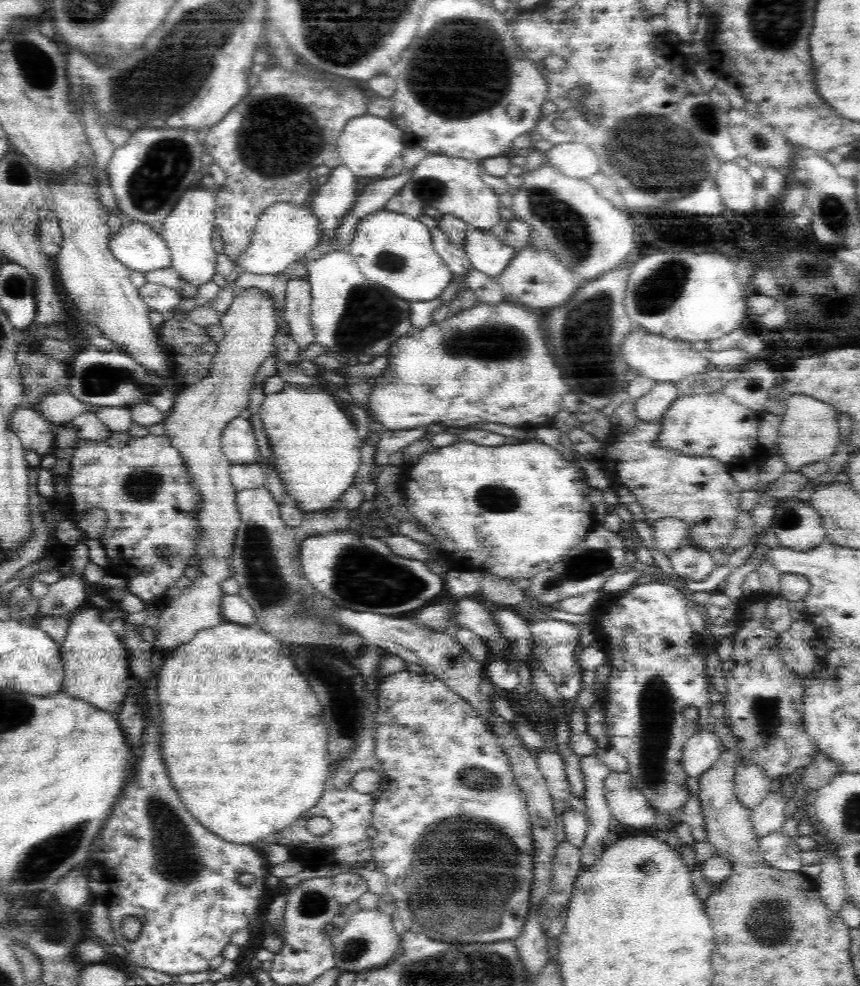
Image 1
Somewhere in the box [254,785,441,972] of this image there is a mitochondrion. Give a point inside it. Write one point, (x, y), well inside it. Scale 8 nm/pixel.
(312, 904)

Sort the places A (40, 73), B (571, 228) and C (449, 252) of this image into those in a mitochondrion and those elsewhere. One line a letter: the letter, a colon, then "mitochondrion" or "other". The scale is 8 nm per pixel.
A: mitochondrion
B: mitochondrion
C: other

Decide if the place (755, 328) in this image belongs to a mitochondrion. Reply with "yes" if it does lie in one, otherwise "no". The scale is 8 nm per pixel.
no

